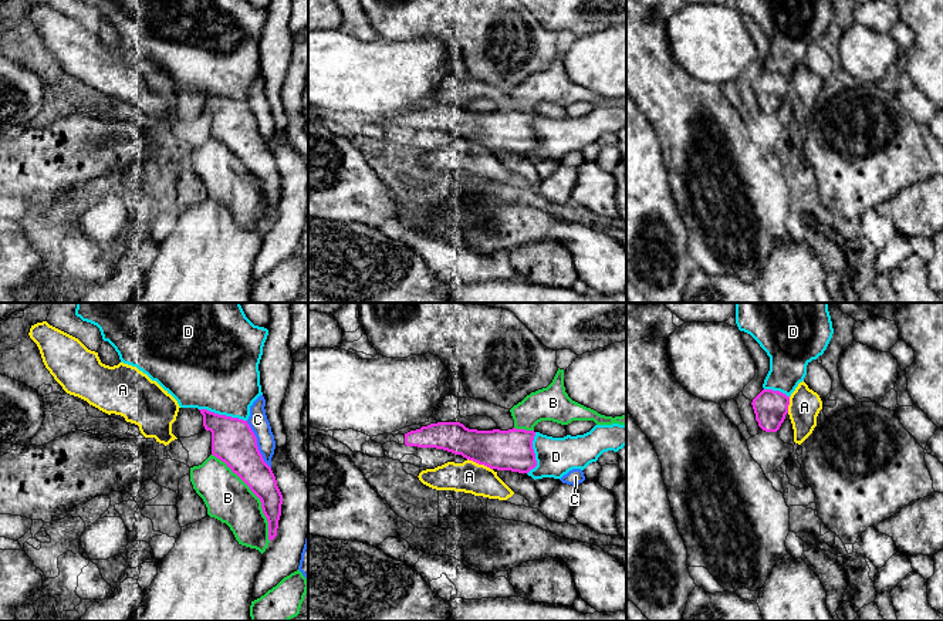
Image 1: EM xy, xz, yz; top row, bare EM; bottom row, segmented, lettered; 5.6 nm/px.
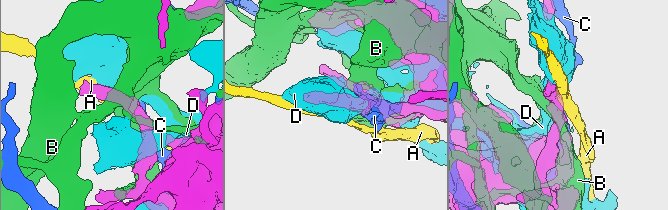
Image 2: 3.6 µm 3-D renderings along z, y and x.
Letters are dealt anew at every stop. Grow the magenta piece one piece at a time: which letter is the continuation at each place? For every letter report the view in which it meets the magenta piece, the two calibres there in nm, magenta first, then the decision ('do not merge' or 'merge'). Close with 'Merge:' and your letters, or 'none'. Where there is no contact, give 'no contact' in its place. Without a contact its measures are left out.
A: meets magenta in xz; 220 nm thick on the magenta side, 180 nm on the other; merge
B: meets magenta in xy; 200 nm thick on the magenta side, 260 nm on the other; do not merge
C: meets magenta in xy; 240 nm thick on the magenta side, 110 nm on the other; do not merge
D: meets magenta in xy; 240 nm thick on the magenta side, 440 nm on the other; do not merge
Merge: A

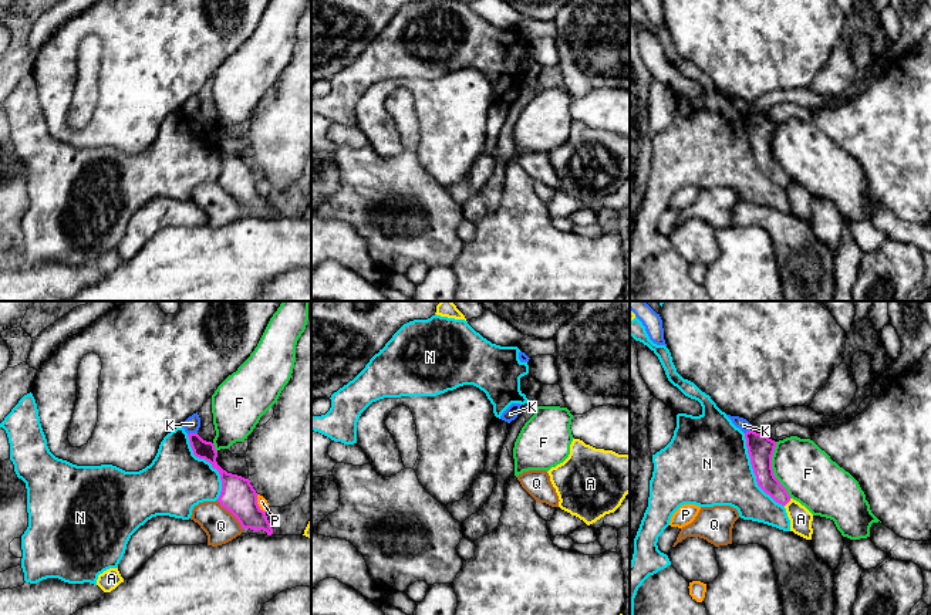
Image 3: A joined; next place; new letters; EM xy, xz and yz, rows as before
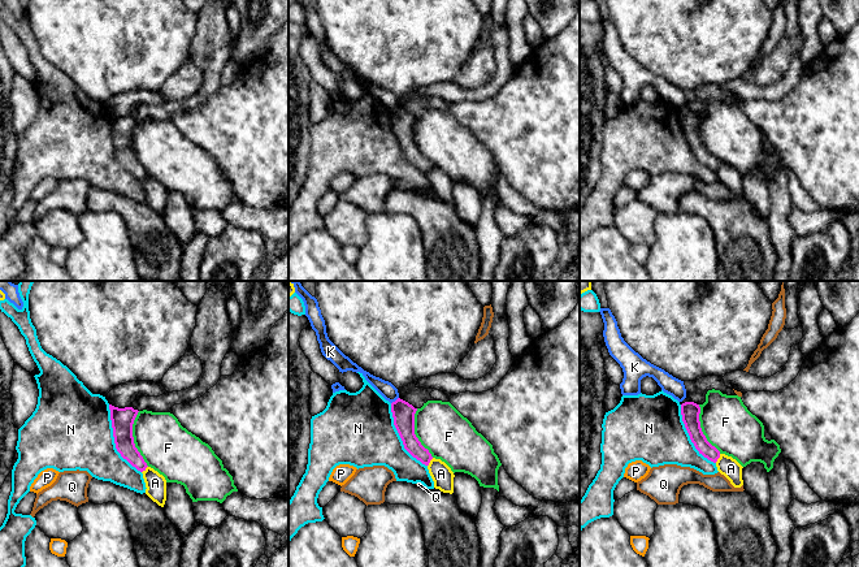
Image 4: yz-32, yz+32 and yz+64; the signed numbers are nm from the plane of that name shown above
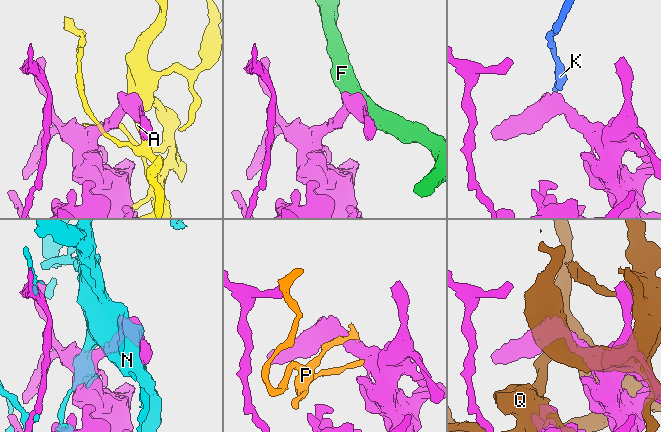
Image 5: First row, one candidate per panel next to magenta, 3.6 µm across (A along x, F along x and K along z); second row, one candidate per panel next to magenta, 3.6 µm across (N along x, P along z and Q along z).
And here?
A: meets magenta in yz; 110 nm thick on the magenta side, 130 nm on the other; do not merge
F: meets magenta in yz; 150 nm thick on the magenta side, 320 nm on the other; do not merge
K: meets magenta in xy; 110 nm thick on the magenta side, 90 nm on the other; do not merge
N: meets magenta in yz; 150 nm thick on the magenta side, 440 nm on the other; do not merge
P: meets magenta in xy; 200 nm thick on the magenta side, 60 nm on the other; do not merge
Q: meets magenta in xy; 200 nm thick on the magenta side, 190 nm on the other; do not merge
Merge: none

